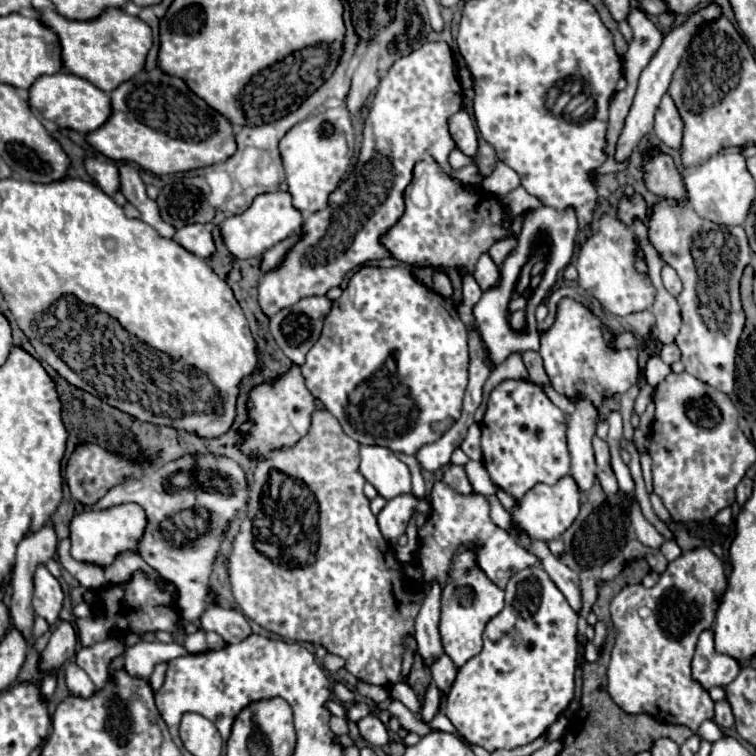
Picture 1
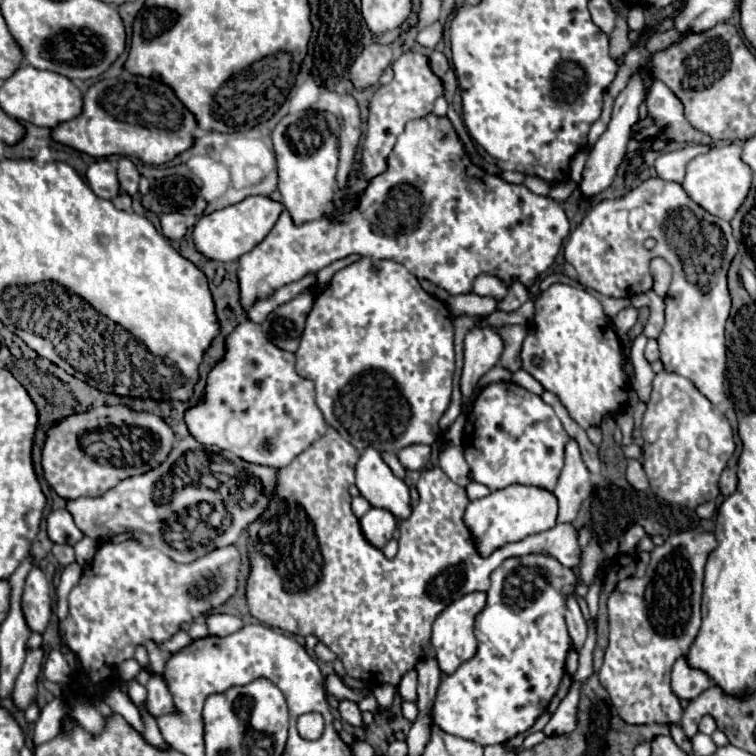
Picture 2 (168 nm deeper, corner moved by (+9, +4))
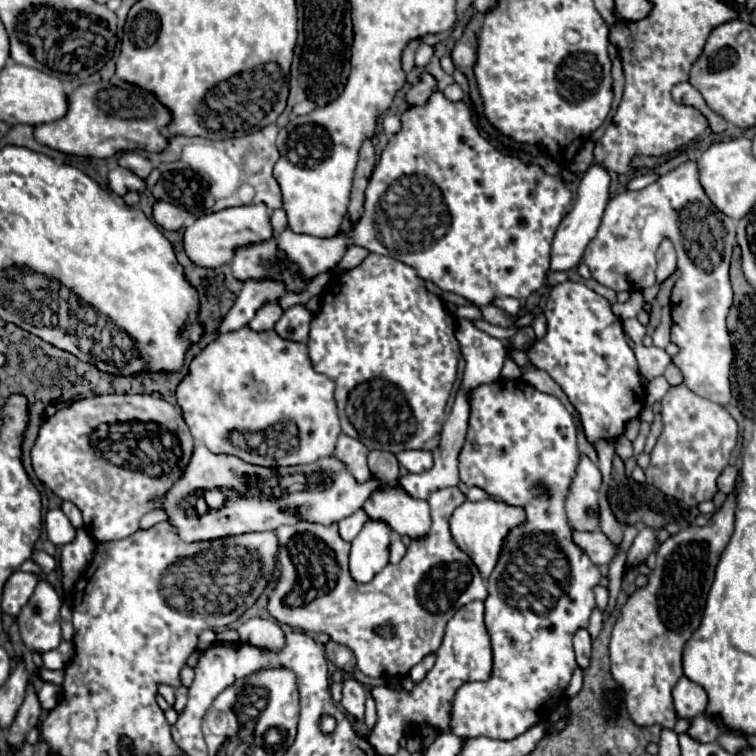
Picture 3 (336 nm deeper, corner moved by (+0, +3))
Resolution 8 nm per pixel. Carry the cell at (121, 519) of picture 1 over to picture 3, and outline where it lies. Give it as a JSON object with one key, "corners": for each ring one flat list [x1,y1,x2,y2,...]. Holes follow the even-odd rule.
{"corners":[[51,509,45,517,47,537,53,545,65,545,75,539,75,529,61,509]]}

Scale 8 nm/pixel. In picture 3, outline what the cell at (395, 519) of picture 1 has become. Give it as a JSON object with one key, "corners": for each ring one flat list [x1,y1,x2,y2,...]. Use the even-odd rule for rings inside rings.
{"corners":[[367,521,351,543,349,573,355,583,369,583,389,563,391,529,381,521]]}

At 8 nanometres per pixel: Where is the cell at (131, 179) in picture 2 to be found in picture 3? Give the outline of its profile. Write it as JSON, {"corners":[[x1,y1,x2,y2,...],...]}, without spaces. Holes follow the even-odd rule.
{"corners":[[127,151,127,153,123,153,123,155,119,157,119,165,131,169,133,173,137,173,137,175,143,177,143,179,147,179,147,175,149,175,151,169,153,169,153,167,151,167,151,161,149,161,147,157,135,153,135,151]]}

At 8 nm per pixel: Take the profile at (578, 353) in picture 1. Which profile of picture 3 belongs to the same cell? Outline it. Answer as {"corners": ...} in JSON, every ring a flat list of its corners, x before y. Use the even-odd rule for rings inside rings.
{"corners":[[565,281,551,289,551,295,547,299,545,307,545,319,547,319,547,339,535,341,533,347,529,347,529,359,537,369,547,371,559,387,567,393,569,401,579,413,585,437,589,443,597,443,601,439,615,439,625,433,625,425,639,417,643,403,645,403,645,391,641,389,641,377,637,369,637,361,633,355,633,349,627,345,621,319,613,315,607,299,591,291,583,282]]}

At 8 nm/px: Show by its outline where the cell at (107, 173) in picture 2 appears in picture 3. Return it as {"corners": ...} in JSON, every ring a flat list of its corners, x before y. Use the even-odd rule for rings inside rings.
{"corners":[[115,167,113,171,109,171,109,187,113,193,117,195,125,195,129,191,145,191,145,179,139,179,133,171,127,171,123,167]]}

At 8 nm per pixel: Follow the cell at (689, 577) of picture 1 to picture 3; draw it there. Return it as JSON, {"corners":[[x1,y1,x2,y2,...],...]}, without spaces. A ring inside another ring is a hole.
{"corners":[[735,491,711,515,711,523,703,527,689,525,663,541,657,549,657,569,649,575,649,583,637,589,621,609,609,644,610,672,623,687,627,711,637,725,657,723,673,729,677,723,671,691,683,677,683,645,701,623,715,565,733,533,733,511]]}

